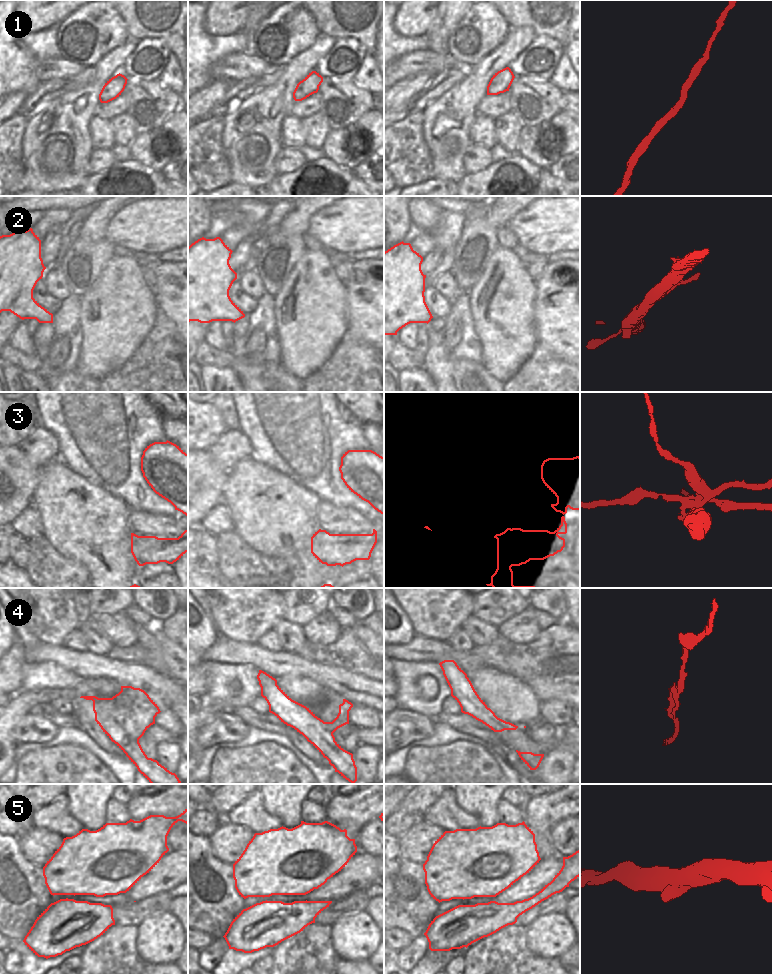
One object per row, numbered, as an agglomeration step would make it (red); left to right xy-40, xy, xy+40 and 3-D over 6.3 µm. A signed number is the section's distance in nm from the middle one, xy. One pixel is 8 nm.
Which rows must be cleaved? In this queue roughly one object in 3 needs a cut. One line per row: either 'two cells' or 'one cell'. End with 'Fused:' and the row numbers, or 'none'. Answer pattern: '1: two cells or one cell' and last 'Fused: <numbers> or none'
1: one cell
2: one cell
3: two cells
4: one cell
5: one cell
Fused: 3

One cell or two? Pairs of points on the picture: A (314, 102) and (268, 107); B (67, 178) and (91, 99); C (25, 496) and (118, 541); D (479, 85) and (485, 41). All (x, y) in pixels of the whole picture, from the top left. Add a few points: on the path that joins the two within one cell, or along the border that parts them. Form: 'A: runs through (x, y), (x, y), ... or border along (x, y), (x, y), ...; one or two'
A: border along (295, 101), (290, 114); two
B: runs through (77, 162), (77, 120); one
C: border along (40, 478), (30, 505); two
D: border along (500, 45), (469, 68); two

